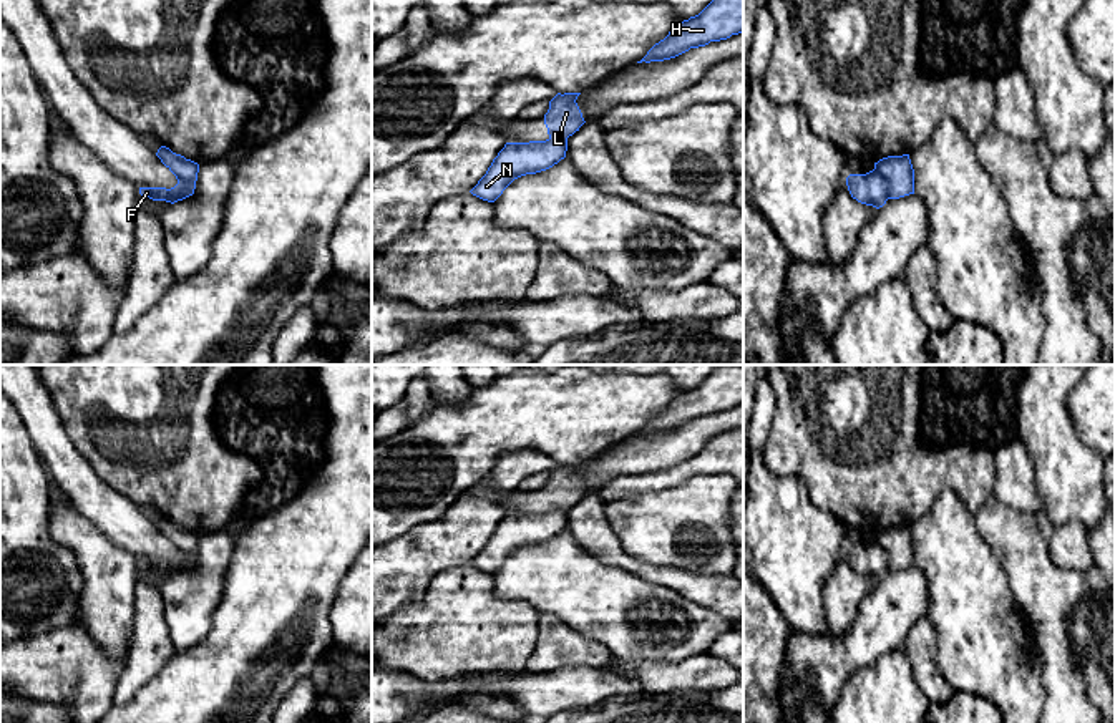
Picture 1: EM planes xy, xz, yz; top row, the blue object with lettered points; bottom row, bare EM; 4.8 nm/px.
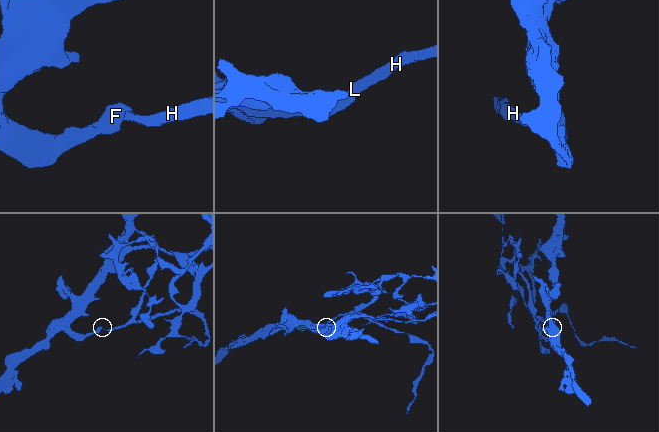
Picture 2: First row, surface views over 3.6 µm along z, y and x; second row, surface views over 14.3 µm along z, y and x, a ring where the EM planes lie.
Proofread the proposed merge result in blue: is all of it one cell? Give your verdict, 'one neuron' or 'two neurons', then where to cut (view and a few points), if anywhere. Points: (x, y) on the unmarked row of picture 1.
two neurons; cut xy (194, 553), (170, 572)

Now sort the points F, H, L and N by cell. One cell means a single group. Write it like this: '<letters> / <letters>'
F N / H L

